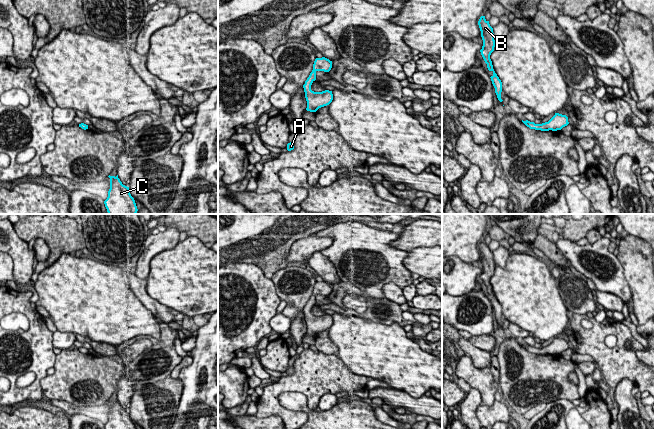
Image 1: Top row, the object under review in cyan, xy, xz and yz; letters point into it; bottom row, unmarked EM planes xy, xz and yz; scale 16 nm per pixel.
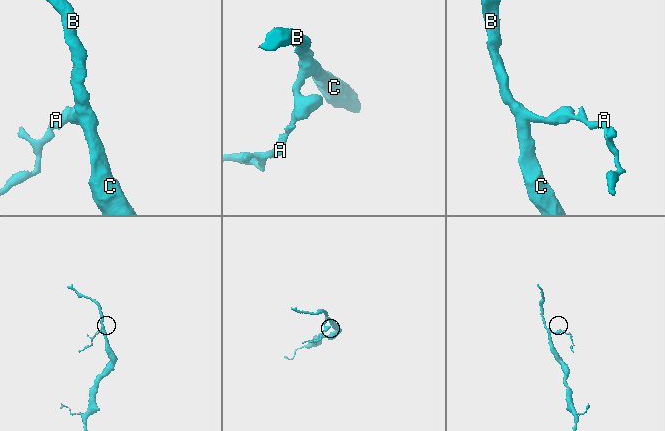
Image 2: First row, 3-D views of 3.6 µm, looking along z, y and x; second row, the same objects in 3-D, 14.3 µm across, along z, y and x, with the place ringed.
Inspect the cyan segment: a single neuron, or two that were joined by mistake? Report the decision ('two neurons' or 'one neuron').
one neuron

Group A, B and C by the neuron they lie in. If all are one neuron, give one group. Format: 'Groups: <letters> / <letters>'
Groups: A B C

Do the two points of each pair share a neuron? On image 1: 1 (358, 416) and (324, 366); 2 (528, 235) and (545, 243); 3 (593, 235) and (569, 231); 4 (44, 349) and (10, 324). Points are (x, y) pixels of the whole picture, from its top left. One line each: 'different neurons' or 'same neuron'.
1: different neurons
2: different neurons
3: different neurons
4: different neurons

